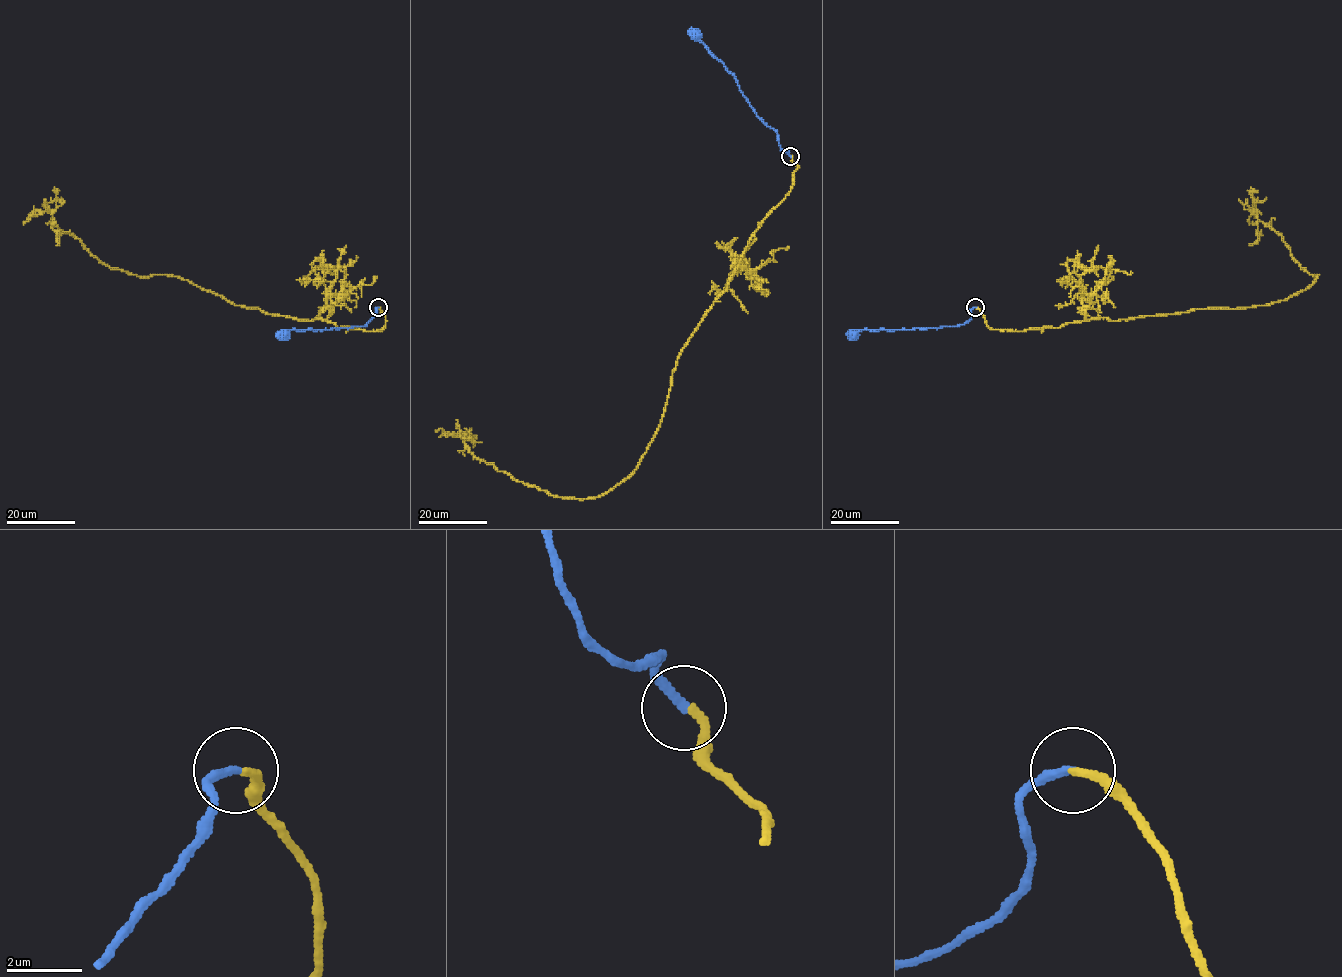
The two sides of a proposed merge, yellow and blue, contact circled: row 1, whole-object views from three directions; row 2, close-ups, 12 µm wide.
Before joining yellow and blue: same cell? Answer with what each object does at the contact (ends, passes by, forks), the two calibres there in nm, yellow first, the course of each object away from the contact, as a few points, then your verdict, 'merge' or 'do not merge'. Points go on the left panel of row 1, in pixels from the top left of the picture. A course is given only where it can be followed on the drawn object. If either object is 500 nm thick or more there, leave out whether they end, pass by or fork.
yellow ends | blue ends | 220/240 nm | yellow via (379, 307), (381, 330), (339, 327), (236, 306), (173, 276), (112, 269), (53, 222), (46, 205), (61, 198) | blue via (378, 307), (365, 325), (291, 329), (282, 335) | merge

